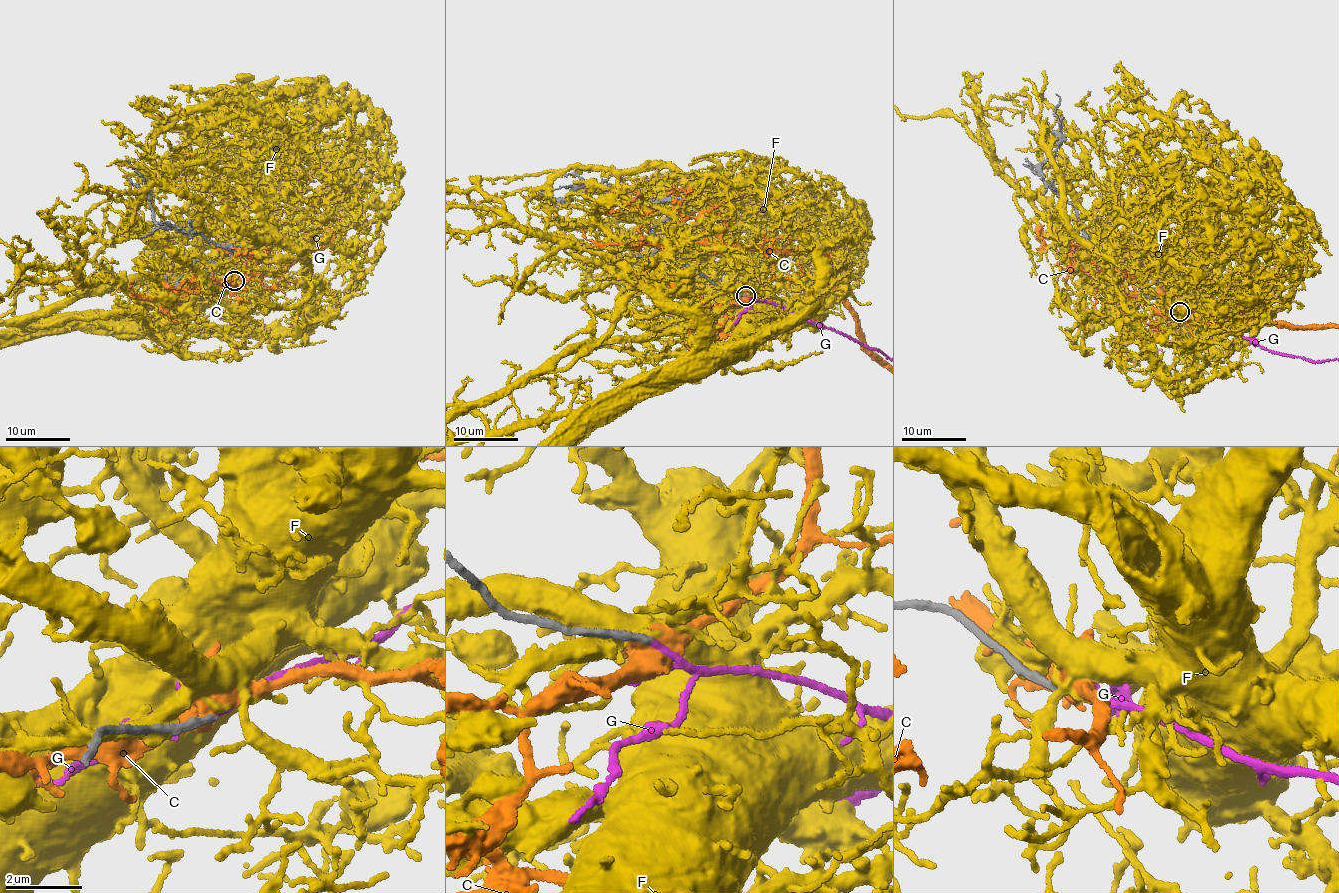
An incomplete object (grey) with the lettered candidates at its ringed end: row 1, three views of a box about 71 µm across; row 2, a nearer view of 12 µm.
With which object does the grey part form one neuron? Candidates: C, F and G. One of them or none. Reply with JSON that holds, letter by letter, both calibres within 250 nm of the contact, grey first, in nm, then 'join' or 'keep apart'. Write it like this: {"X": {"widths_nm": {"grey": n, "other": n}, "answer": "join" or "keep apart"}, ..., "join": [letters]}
{"C": {"widths_nm": {"grey": 200, "other": 400}, "answer": "keep apart"}, "F": {"widths_nm": {"grey": 180, "other": 170}, "answer": "keep apart"}, "G": {"widths_nm": {"grey": 180, "other": 120}, "answer": "join"}, "join": ["G"]}

